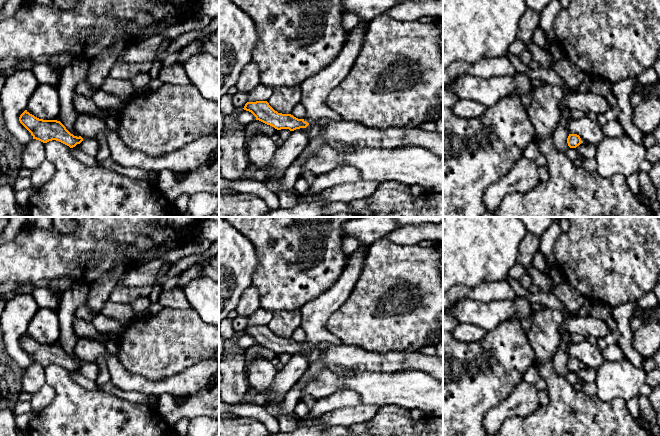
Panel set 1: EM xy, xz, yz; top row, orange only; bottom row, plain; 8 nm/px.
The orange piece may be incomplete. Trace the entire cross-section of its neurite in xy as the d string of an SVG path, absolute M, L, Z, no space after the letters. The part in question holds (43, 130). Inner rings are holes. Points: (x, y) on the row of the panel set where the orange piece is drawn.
M27 110L20 115L19 121L31 133L33 139L43 143L56 140L73 148L83 141L81 136L71 134L60 121L39 119Z

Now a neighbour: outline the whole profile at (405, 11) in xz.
M443 0L401 2L390 8L386 15L398 21L416 21L424 16L443 21Z

